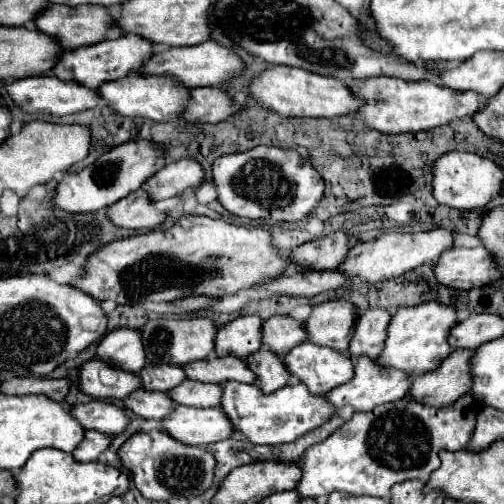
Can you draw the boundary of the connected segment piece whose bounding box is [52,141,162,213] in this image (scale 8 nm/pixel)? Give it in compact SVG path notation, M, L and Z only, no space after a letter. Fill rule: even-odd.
M128 141L116 149L110 149L80 173L68 173L56 185L52 207L64 209L66 213L90 213L104 209L142 187L142 183L156 173L158 159L162 159L162 151L150 141Z

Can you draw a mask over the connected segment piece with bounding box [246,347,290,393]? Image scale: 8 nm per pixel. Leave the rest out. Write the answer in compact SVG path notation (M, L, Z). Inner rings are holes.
M260 347L260 351L252 353L246 361L256 371L258 385L264 393L272 393L284 387L290 379L290 373L284 369L284 361L276 357L276 353L272 353L270 349Z

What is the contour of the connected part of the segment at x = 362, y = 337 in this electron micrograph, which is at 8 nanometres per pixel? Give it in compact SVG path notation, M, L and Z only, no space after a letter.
M370 309L362 313L356 321L350 353L368 355L376 359L380 355L380 349L384 349L384 337L386 337L390 319L392 319L392 313L388 309Z

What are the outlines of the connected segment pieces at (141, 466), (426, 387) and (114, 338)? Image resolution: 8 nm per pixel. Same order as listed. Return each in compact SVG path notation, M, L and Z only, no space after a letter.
M156 429L148 433L134 433L122 447L120 447L120 457L126 469L132 471L134 475L134 485L138 491L152 501L168 501L174 497L198 497L204 495L216 473L216 459L212 457L210 451L202 447L190 447L174 437L170 437L166 431Z
M454 349L438 369L414 377L408 399L424 405L450 405L472 389L472 353L474 349Z
M126 327L110 331L98 345L98 359L132 373L140 373L146 361L140 331Z

